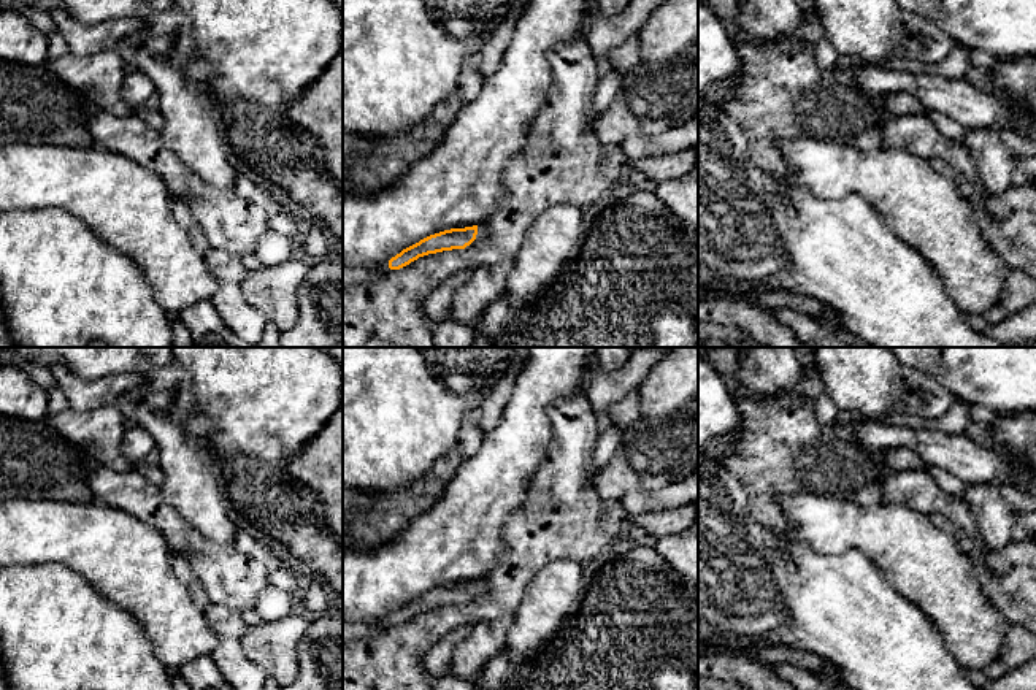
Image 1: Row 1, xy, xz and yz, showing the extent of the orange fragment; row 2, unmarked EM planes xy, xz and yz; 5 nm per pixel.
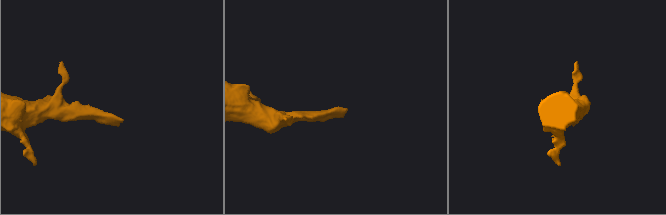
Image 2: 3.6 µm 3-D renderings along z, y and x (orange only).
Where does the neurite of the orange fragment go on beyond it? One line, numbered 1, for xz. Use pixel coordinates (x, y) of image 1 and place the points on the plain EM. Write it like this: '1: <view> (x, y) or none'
1: xz (483, 587)

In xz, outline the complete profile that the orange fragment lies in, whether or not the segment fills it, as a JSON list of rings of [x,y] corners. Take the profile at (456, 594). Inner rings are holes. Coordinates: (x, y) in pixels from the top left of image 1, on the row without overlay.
[[[473,581],[465,584],[451,584],[435,590],[430,590],[419,598],[403,604],[400,609],[389,615],[390,625],[400,625],[419,612],[436,609],[452,604],[465,604],[473,601],[478,595],[487,592],[485,581]]]

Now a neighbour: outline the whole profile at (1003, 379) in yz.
[[[888,347],[906,366],[931,374],[966,404],[980,404],[993,412],[1036,412],[1036,347]]]

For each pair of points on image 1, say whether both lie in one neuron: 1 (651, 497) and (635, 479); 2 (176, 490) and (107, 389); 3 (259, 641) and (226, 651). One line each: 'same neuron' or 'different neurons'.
1: different neurons
2: same neuron
3: different neurons

